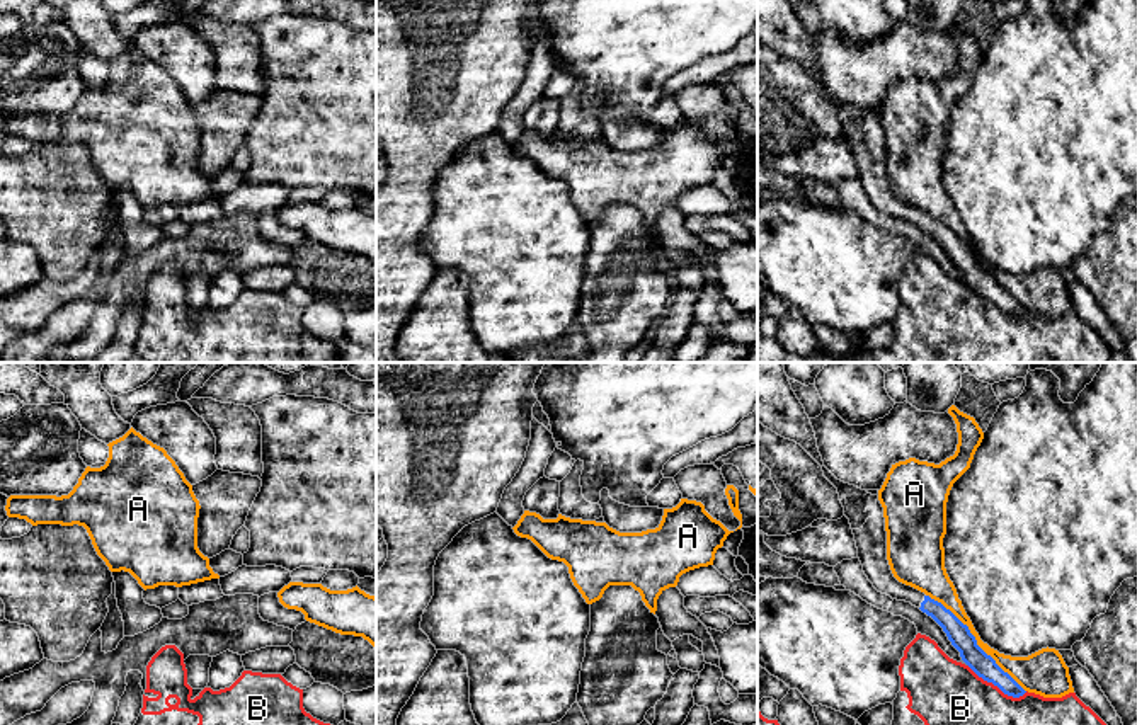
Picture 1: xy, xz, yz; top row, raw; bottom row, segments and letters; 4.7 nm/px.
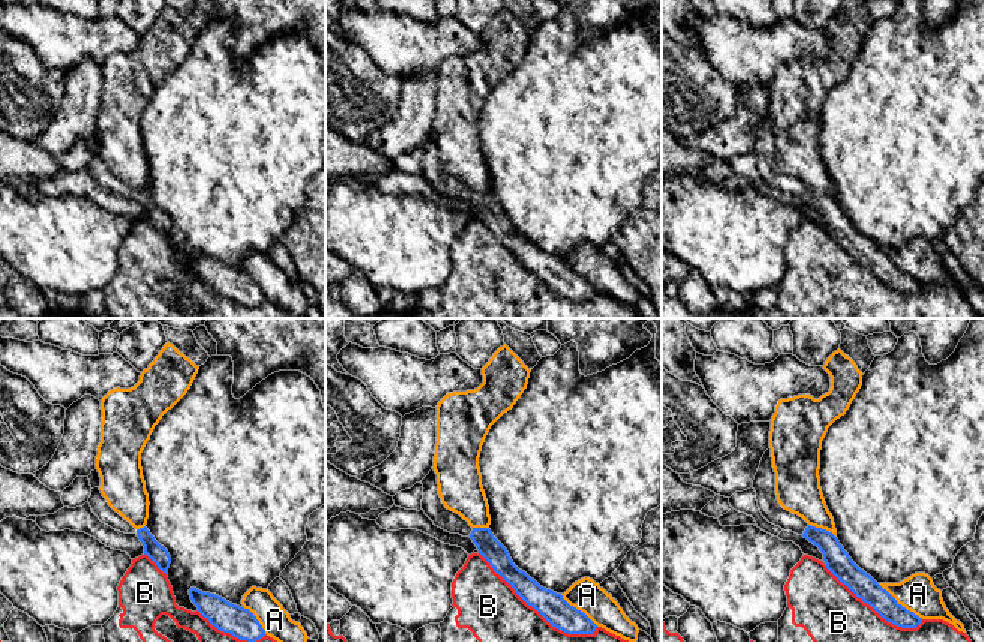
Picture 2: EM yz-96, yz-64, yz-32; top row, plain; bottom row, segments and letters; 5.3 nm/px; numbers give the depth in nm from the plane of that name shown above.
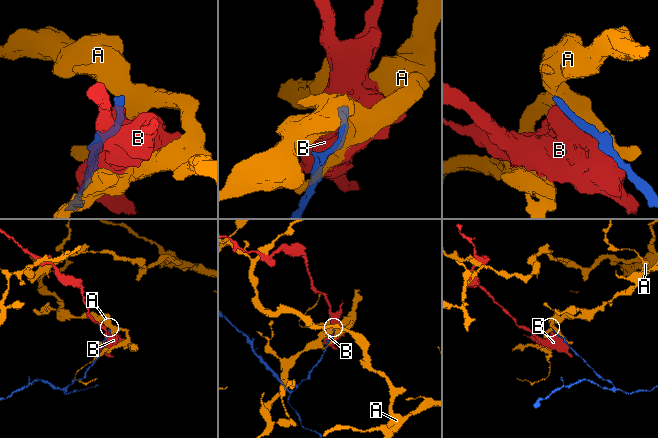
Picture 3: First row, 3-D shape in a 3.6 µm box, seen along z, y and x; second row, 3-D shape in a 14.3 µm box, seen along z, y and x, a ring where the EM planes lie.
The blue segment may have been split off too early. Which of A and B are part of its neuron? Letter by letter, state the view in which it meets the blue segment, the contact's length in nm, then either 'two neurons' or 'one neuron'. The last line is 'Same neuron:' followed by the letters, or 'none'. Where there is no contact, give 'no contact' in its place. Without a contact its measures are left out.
A: yz | 650 nm | two neurons
B: yz | 320 nm | two neurons
Same neuron: none

